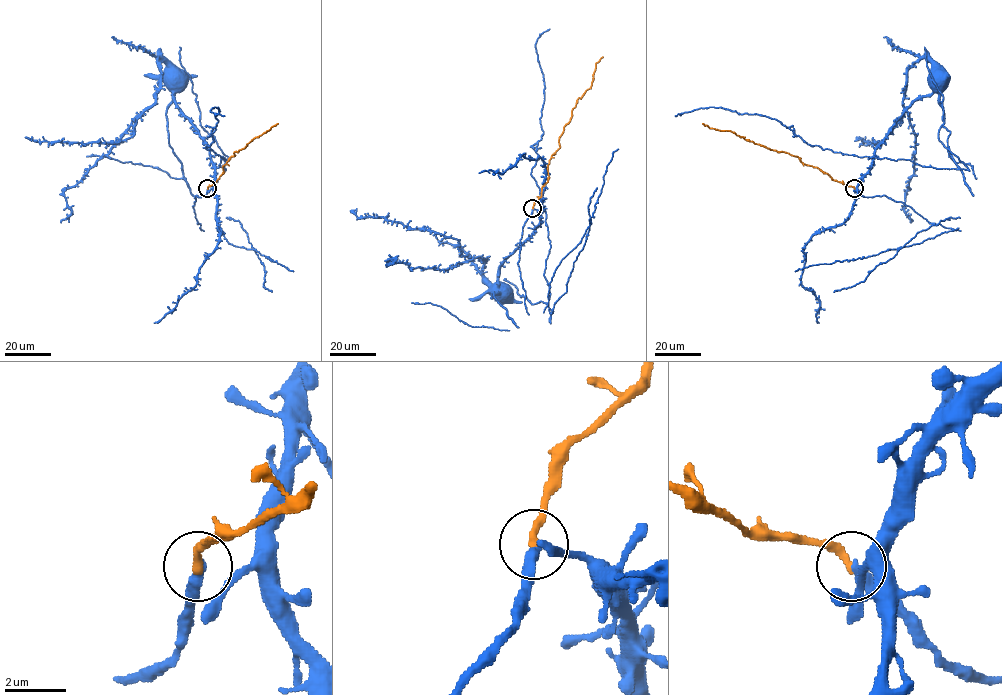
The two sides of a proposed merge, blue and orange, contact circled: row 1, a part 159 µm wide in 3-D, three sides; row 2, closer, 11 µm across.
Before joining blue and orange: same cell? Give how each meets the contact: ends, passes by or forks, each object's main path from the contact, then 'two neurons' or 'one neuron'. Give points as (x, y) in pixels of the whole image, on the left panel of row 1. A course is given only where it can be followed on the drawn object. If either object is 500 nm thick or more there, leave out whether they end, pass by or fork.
blue passes by; orange ends; course blue (208, 188), (212, 188), (215, 170), (209, 146), (174, 101), (174, 81), (178, 80); course orange (208, 188), (223, 173), (224, 165), (234, 152), (278, 123); one neuron

